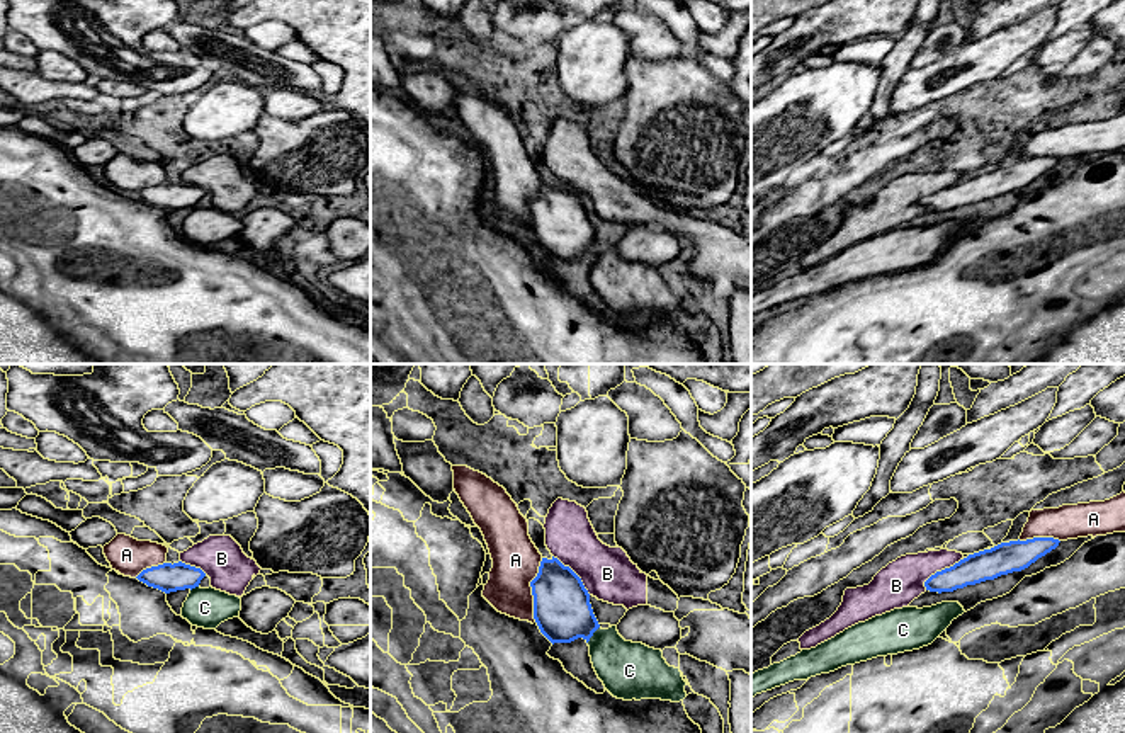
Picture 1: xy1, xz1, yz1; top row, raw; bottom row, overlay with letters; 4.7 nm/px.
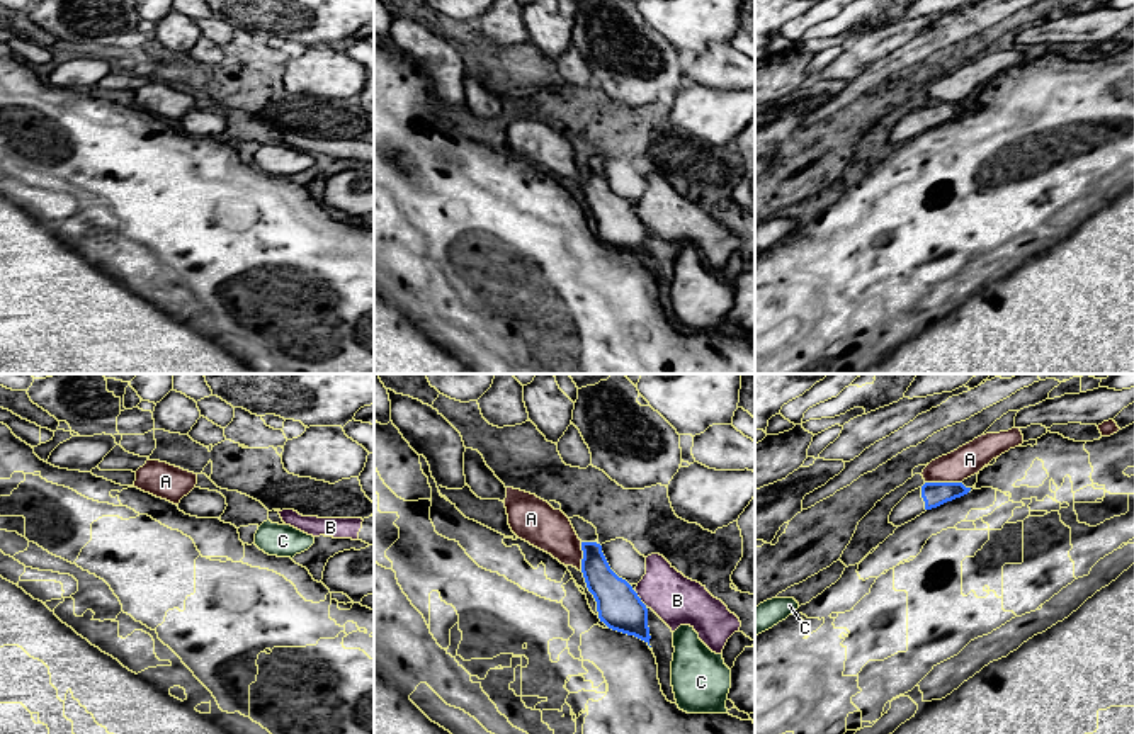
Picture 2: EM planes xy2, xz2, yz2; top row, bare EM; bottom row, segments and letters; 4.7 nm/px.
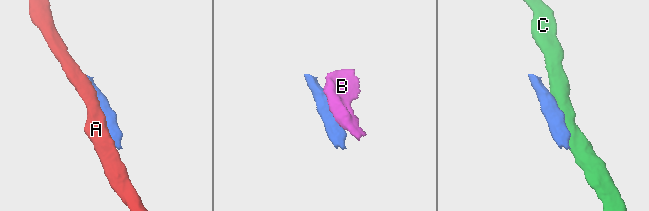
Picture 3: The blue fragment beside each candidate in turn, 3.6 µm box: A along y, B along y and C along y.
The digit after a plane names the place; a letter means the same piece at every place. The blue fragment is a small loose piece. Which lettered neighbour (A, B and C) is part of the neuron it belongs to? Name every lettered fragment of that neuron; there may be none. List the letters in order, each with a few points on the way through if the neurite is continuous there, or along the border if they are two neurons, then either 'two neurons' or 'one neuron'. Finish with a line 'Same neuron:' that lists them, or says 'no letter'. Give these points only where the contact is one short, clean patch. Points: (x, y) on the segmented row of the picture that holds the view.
A: two neurons
B: two neurons
C: two neurons
Same neuron: no letter

